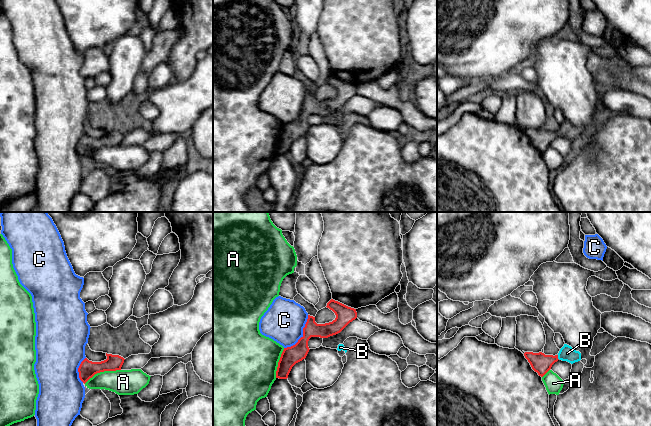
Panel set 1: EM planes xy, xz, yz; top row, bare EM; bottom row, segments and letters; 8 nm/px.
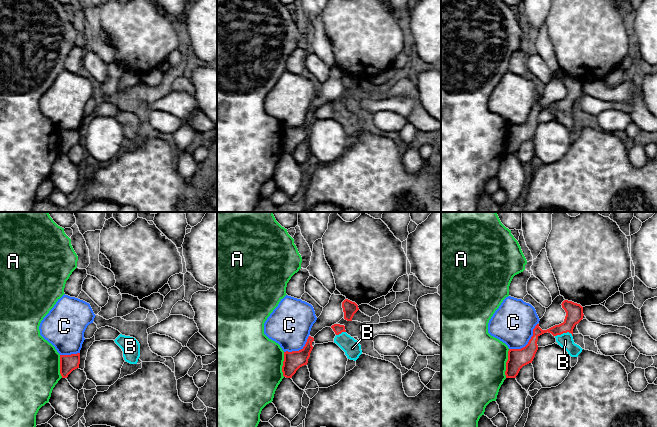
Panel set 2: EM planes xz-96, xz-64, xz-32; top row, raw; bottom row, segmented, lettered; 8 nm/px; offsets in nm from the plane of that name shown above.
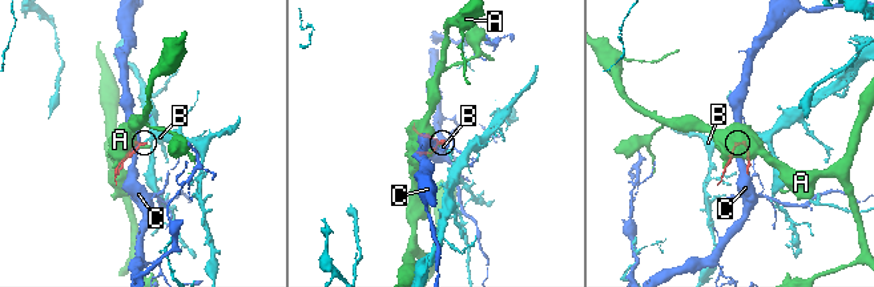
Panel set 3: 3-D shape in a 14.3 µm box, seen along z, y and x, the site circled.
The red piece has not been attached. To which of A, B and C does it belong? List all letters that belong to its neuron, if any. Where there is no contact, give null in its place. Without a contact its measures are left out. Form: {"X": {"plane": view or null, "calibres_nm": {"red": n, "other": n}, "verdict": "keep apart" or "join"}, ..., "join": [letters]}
{"A": {"plane": "xy", "calibres_nm": {"red": 140, "other": 200}, "verdict": "keep apart"}, "B": {"plane": "yz", "calibres_nm": {"red": 160, "other": 120}, "verdict": "join"}, "C": {"plane": "xz", "calibres_nm": {"red": 150, "other": 320}, "verdict": "keep apart"}, "join": ["B"]}

